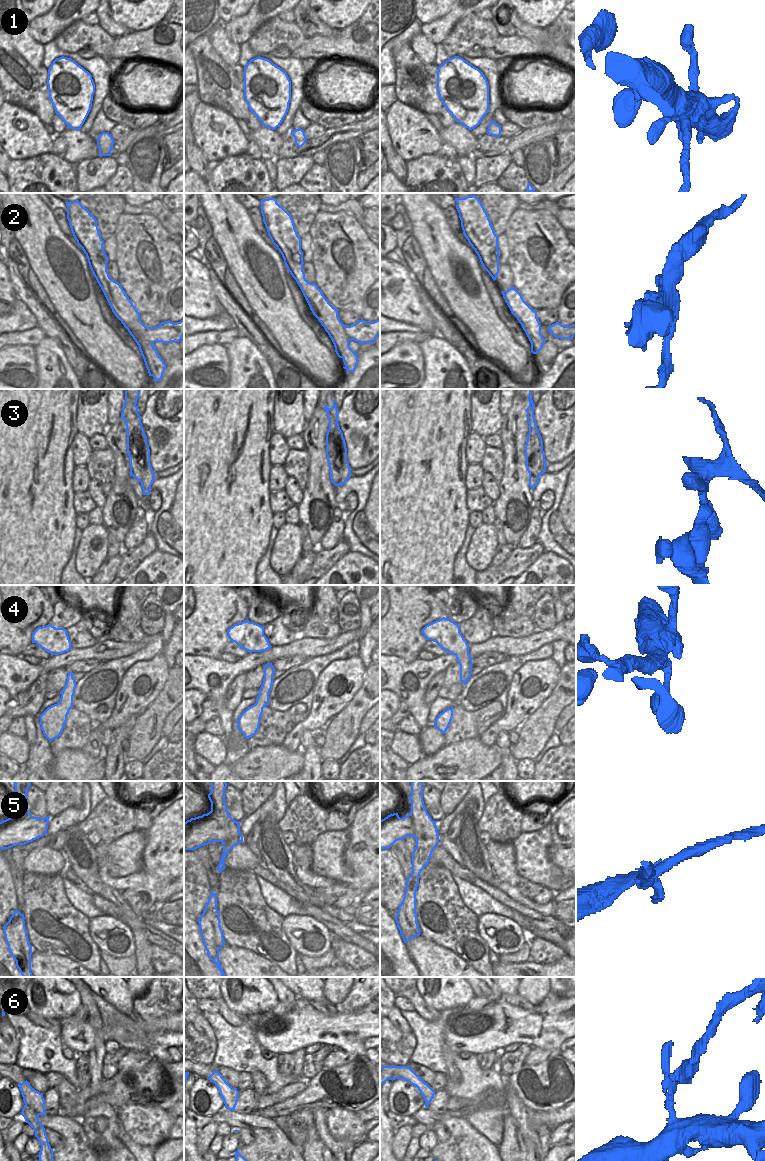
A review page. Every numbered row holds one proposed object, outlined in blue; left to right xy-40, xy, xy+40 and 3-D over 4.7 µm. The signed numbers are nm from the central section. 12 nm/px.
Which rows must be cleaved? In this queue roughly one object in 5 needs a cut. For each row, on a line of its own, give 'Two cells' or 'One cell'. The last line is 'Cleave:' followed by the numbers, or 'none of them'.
1: One cell
2: Two cells
3: Two cells
4: One cell
5: Two cells
6: Two cells
Cleave: 2, 3, 5, 6.

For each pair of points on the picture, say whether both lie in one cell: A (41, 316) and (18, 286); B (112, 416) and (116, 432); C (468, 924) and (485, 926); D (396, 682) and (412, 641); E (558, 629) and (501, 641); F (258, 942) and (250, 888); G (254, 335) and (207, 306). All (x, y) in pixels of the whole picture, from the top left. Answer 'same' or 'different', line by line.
A: same
B: different
C: different
D: different
E: same
F: same
G: different

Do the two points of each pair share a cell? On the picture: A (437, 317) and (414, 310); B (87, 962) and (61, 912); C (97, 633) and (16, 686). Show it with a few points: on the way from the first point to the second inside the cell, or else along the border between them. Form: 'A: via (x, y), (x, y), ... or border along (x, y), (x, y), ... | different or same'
A: border along (418, 294), (432, 320), (432, 335) | different
B: via (92, 948), (85, 938), (85, 932), (73, 926) | same
C: border along (98, 640), (91, 646), (72, 648) | different

